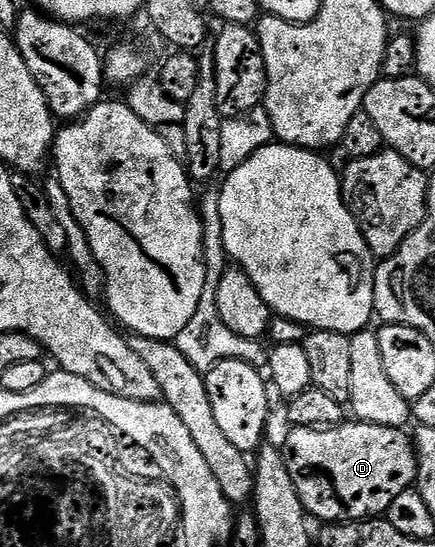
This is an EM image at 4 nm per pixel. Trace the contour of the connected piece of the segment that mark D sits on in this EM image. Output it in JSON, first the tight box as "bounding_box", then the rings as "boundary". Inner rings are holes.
{"bounding_box":[282,421,416,521],"boundary":[[[345,421],[336,424],[335,427],[292,427],[289,432],[289,435],[284,439],[284,443],[282,442],[286,469],[290,472],[290,478],[294,480],[294,489],[298,489],[298,497],[302,501],[304,510],[308,512],[313,520],[330,514],[332,511],[332,503],[338,502],[339,499],[341,505],[344,506],[345,513],[348,514],[345,516],[349,520],[363,521],[365,519],[383,516],[390,509],[394,497],[398,497],[398,493],[409,490],[416,482],[416,448],[407,430],[399,427],[387,427],[386,425],[374,425],[373,423]]]}

